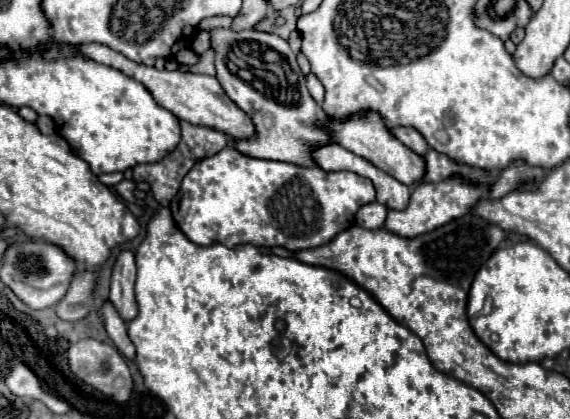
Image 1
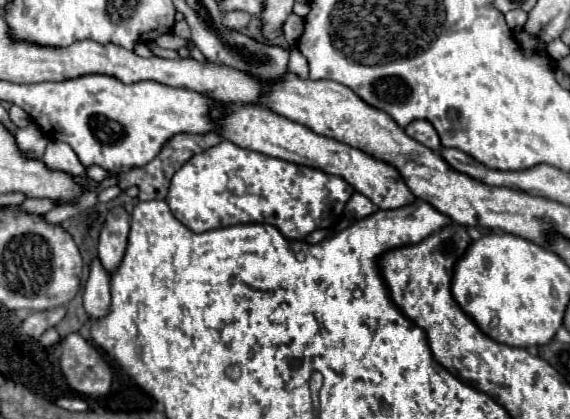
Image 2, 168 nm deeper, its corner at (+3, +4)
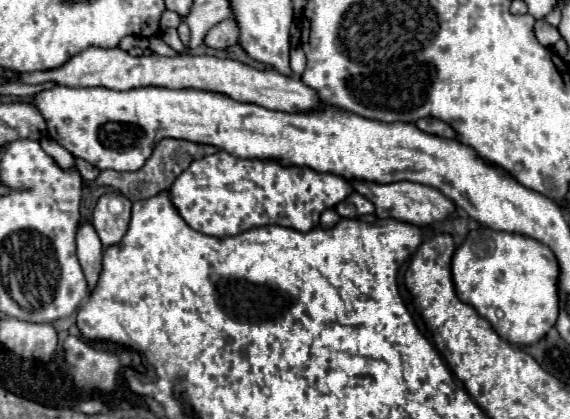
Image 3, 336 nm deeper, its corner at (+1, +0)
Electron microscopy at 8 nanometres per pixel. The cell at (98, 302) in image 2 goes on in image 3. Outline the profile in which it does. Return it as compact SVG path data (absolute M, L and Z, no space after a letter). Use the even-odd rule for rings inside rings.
M80 222L76 230L76 256L84 268L88 286L94 288L102 264L102 242L90 222Z

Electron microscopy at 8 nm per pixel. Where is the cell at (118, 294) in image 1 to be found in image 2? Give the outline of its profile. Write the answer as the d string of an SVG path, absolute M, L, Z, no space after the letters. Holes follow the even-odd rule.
M124 208L110 210L106 216L106 224L100 232L100 244L98 244L98 258L108 274L114 272L114 268L118 268L118 264L122 262L128 244L128 232L130 232L130 216L124 212Z

